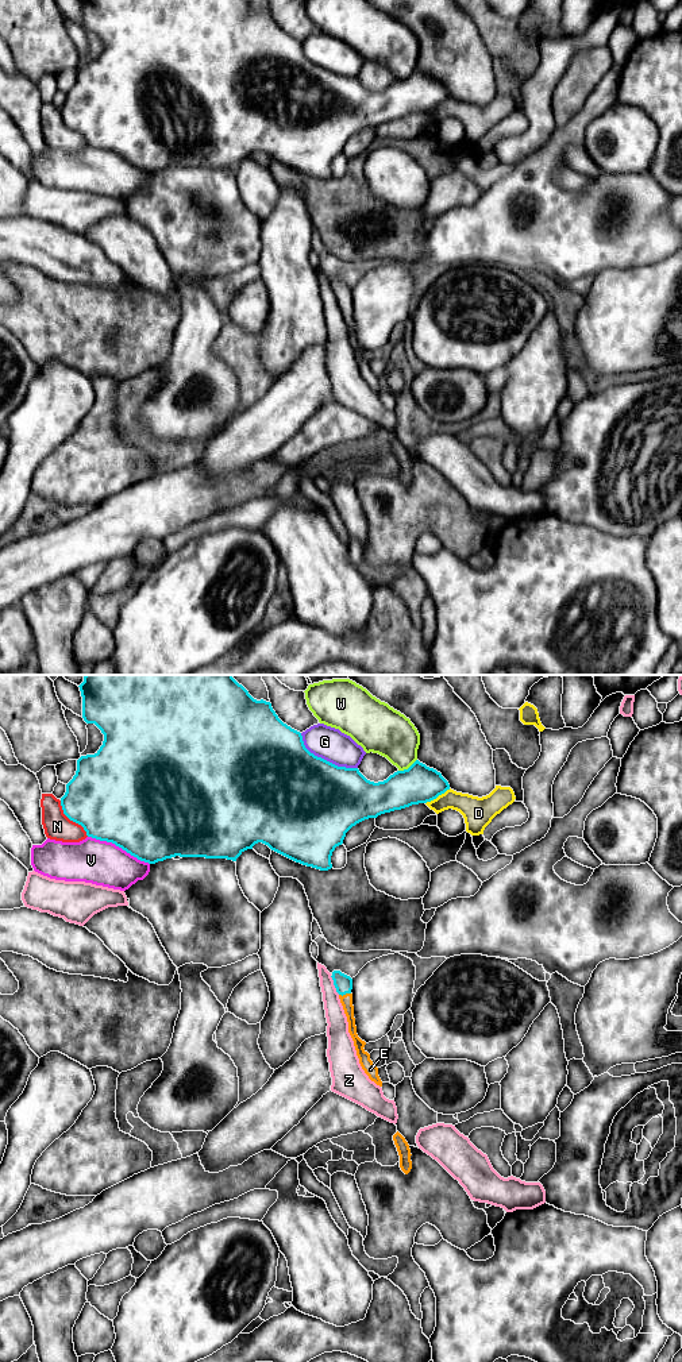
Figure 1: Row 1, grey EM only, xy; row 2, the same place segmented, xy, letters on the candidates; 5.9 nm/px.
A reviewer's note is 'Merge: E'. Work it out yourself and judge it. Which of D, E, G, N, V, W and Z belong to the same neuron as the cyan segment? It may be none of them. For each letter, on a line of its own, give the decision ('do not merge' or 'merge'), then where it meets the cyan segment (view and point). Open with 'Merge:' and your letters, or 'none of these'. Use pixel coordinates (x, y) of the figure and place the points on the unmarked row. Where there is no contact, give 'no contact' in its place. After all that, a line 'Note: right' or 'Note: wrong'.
Merge: E
D: do not merge | xy (438, 104)
E: merge | xy (345, 303)
G: do not merge | xy (323, 68)
N: do not merge | xy (72, 128)
V: do not merge | xy (119, 155)
W: do not merge | xy (408, 77)
Z: do not merge | xy (334, 293)
Note: right

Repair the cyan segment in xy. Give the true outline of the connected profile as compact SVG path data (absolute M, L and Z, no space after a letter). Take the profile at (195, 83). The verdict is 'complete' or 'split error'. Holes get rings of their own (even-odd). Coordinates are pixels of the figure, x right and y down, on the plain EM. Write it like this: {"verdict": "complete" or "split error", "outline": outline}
{"verdict": "complete", "outline": "M81 0L82 27L95 32L104 43L104 50L95 63L81 65L77 80L66 93L61 107L63 123L81 134L88 146L112 151L140 170L155 173L176 165L205 167L236 167L258 151L271 159L307 175L320 180L332 177L331 165L336 155L343 153L346 142L357 132L377 127L381 123L401 119L412 113L427 112L450 99L448 90L434 77L416 69L408 78L397 80L384 90L367 89L358 77L338 76L311 62L300 40L284 32L270 11L254 8L248 0Z"}

